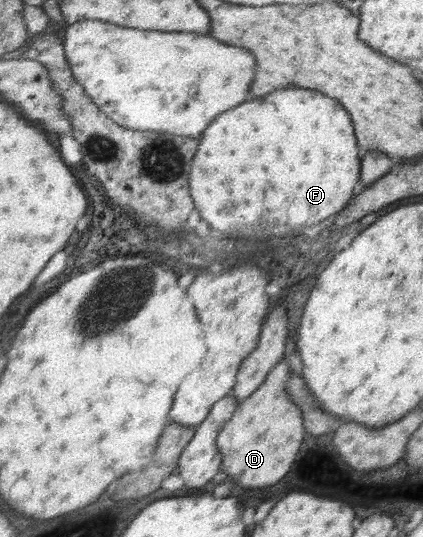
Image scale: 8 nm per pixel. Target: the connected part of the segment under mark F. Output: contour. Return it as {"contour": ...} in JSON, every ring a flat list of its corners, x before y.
{"contour":[[289,88,289,90,277,90,277,94,269,93,265,98,258,98,252,101,242,102,229,114,221,114,205,134,201,134,201,154,197,154,197,162,193,162,193,202,197,202,197,210,201,212,201,218,221,232,239,232,239,230,271,230,271,228,281,228,281,234,286,240,293,238,293,232,299,232,307,226,313,226,339,210,347,206,355,194,355,184,360,181,359,168,363,168,359,160,359,148,355,140,355,124,351,124,351,115,348,110,337,102,337,99,323,96,313,90,299,90,299,88]]}

